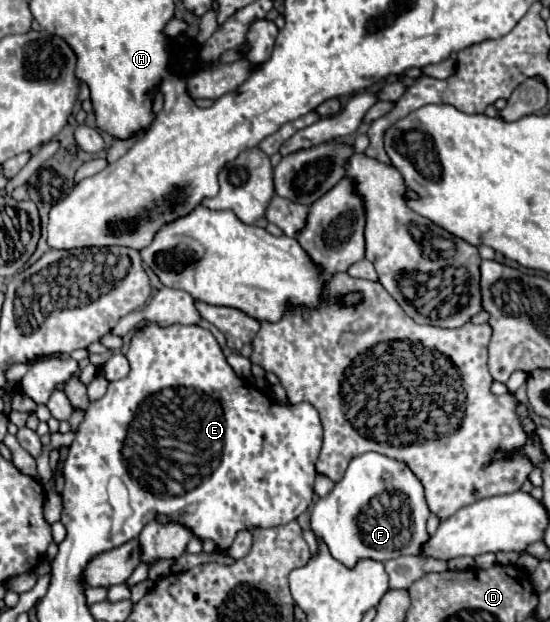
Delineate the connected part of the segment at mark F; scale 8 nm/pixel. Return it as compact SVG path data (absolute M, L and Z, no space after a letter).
M364 453L354 457L344 477L334 485L334 489L326 497L314 503L310 511L310 529L318 539L326 543L334 559L342 561L342 565L352 569L362 559L374 559L384 563L388 559L396 559L402 555L420 553L420 545L428 539L428 531L426 531L428 515L430 509L424 499L424 487L404 463L380 453Z

